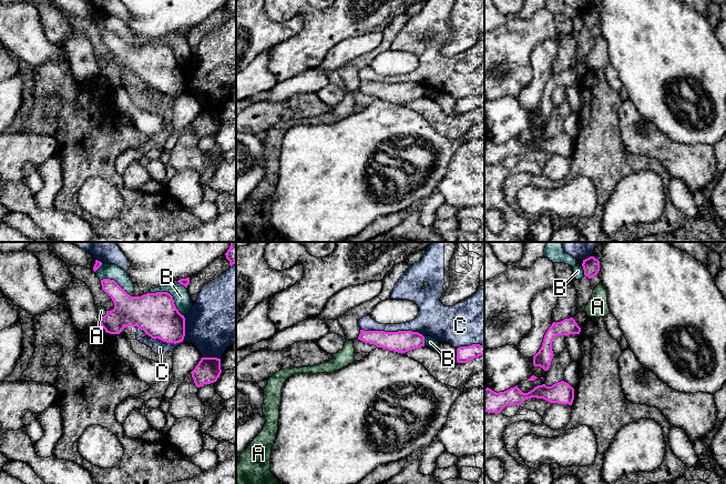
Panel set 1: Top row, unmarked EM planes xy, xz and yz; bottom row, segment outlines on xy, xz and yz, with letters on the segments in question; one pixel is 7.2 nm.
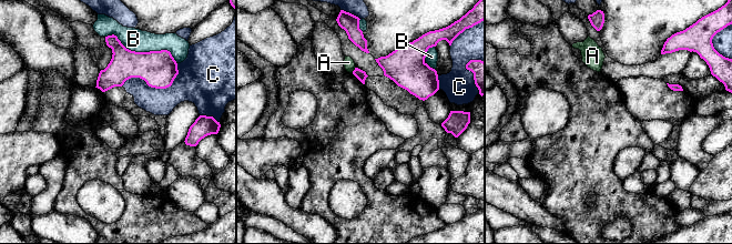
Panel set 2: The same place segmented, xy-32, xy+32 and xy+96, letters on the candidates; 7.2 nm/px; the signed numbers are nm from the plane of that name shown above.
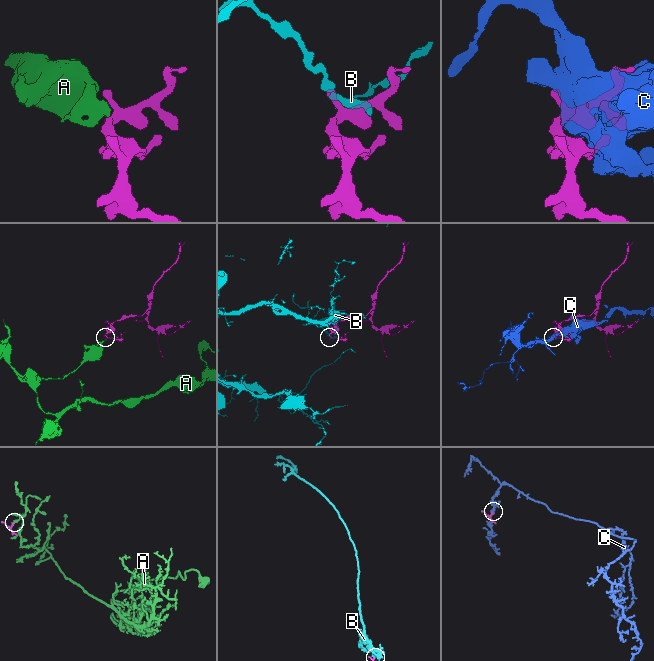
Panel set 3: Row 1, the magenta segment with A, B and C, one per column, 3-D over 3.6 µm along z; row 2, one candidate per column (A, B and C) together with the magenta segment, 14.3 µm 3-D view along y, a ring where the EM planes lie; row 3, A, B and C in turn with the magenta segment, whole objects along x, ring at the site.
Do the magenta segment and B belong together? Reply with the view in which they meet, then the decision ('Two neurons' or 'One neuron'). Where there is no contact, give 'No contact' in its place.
Touches magenta in xy. Two neurons

